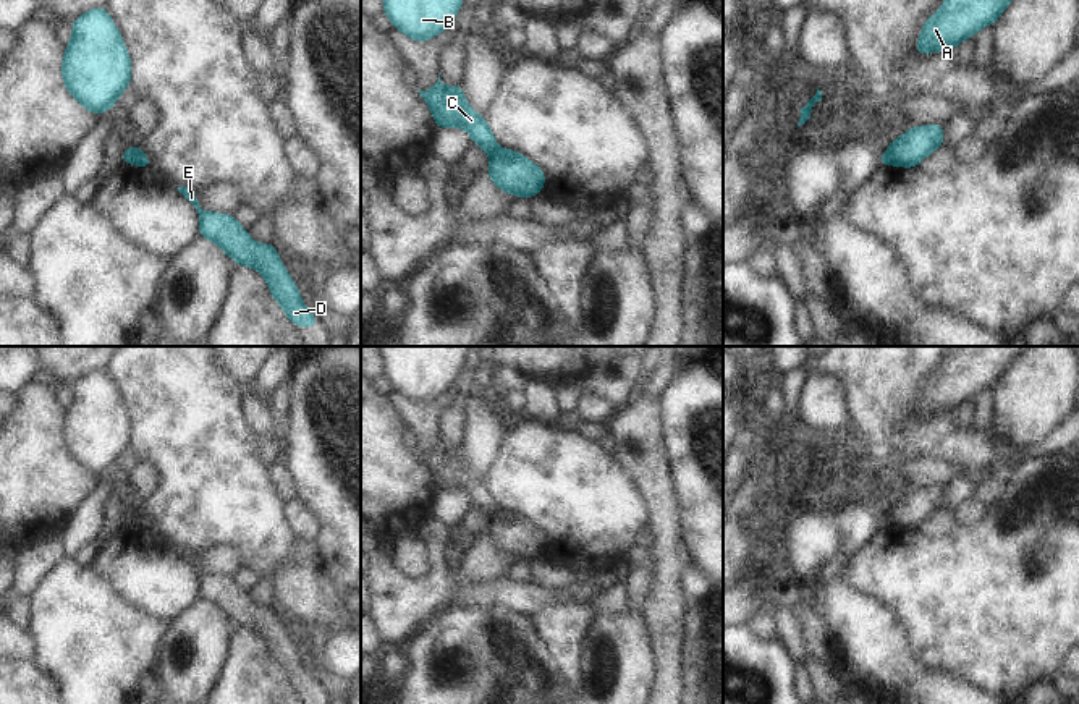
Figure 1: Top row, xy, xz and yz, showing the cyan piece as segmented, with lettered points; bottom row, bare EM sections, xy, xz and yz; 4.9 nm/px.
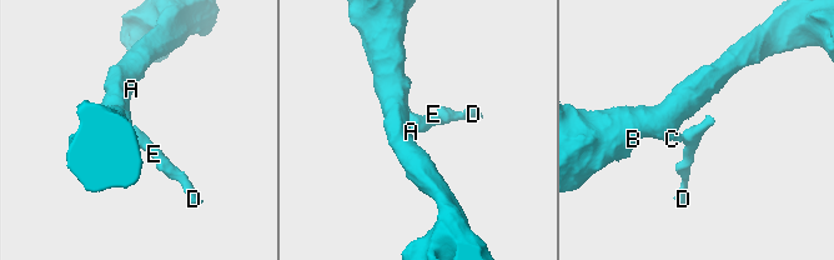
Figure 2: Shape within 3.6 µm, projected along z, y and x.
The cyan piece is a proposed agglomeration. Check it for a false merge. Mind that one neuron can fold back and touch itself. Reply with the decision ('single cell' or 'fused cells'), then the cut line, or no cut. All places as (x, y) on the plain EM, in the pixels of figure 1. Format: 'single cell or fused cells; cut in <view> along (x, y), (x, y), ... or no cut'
fused cells; cut in xz along (497, 510), (490, 515)

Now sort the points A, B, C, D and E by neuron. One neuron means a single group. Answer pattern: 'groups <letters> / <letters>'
groups A B C / D E

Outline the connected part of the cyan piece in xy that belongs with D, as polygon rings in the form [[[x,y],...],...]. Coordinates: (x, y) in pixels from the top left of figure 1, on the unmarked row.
[[[184,549],[176,550],[199,576],[199,599],[218,607],[238,628],[249,628],[262,636],[270,655],[280,665],[293,688],[317,689],[317,680],[303,667],[301,657],[290,636],[270,607],[254,605],[233,576],[202,573],[194,555]]]

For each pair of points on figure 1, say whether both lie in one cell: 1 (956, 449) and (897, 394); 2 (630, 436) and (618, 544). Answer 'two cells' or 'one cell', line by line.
1: one cell
2: two cells

